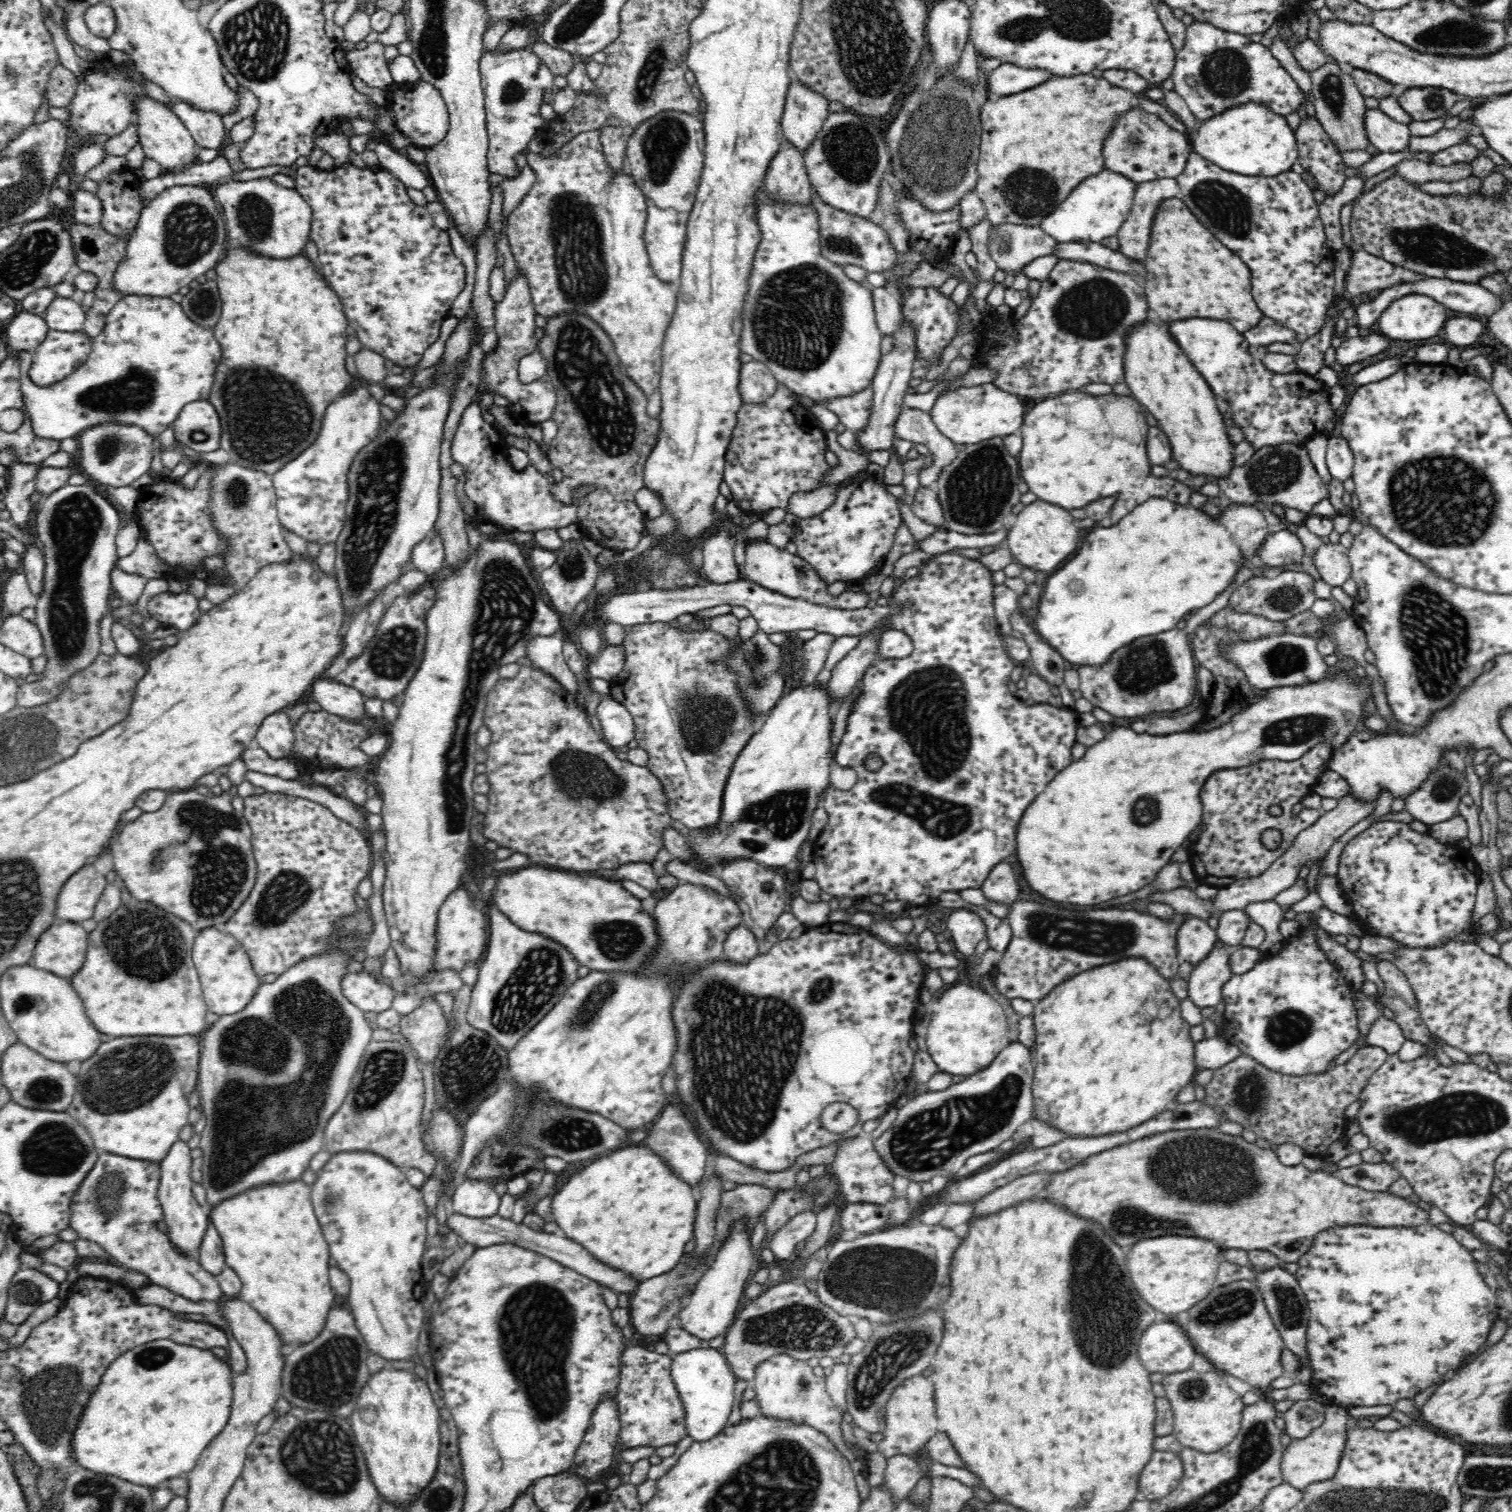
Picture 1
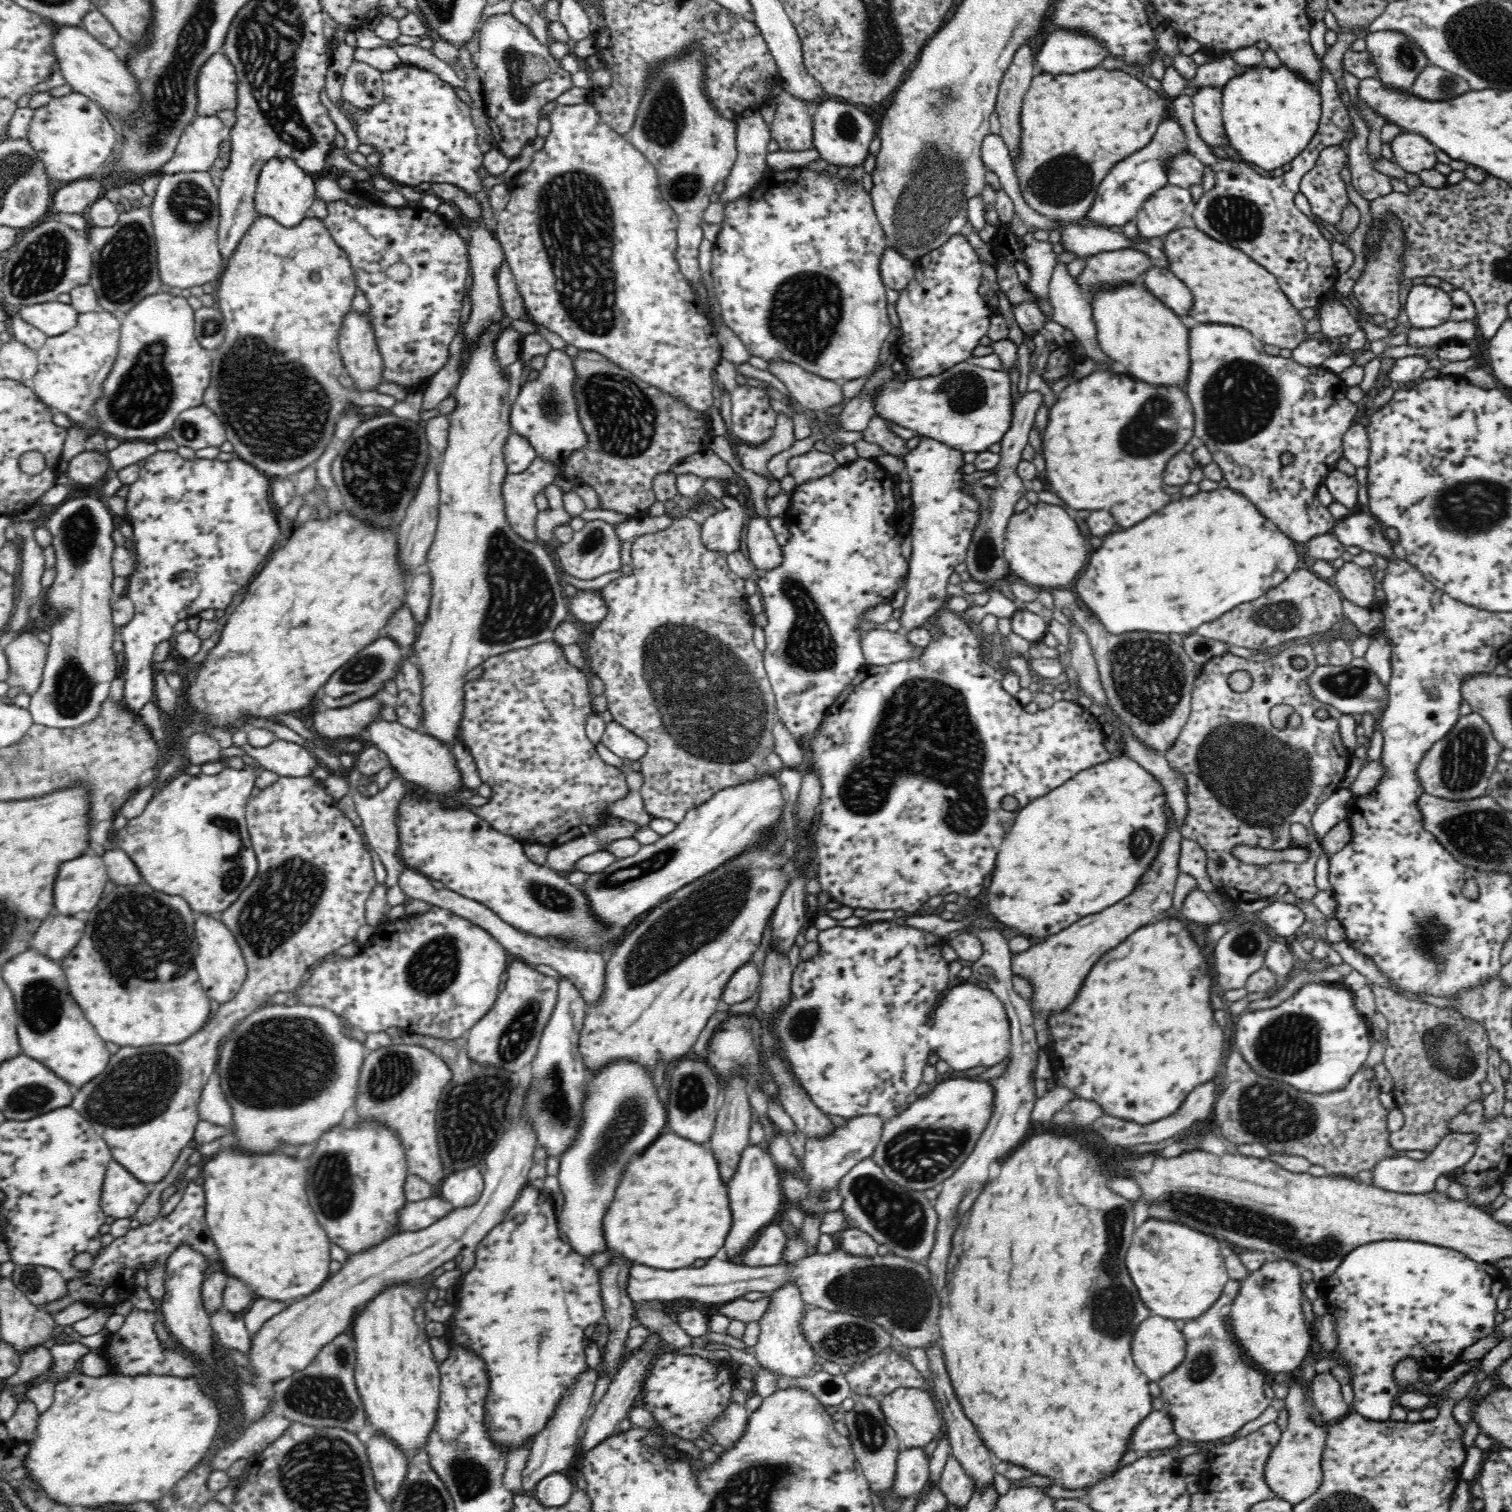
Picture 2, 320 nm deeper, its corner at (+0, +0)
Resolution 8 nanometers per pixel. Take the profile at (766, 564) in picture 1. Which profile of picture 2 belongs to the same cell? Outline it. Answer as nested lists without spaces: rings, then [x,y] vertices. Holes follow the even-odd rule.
[[[751,518],[746,528],[750,563],[758,570],[773,570],[782,564],[782,549],[776,542],[769,518]]]

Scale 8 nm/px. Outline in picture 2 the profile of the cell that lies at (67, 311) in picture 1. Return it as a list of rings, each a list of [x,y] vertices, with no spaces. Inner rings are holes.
[[[57,301],[22,306],[12,312],[35,329],[42,331],[47,337],[68,332],[77,325],[79,316],[78,311],[71,304]]]

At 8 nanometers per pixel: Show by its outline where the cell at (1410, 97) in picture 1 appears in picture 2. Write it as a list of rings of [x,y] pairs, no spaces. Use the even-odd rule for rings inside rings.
[[[1433,65],[1424,68],[1413,85],[1414,95],[1430,101],[1450,100],[1470,90],[1464,78]]]

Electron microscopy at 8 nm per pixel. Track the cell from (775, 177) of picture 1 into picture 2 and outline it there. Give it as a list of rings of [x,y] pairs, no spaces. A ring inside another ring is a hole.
[[[774,86],[774,101],[778,104],[770,125],[771,137],[782,151],[804,151],[814,147],[812,106],[791,97],[786,90]]]

